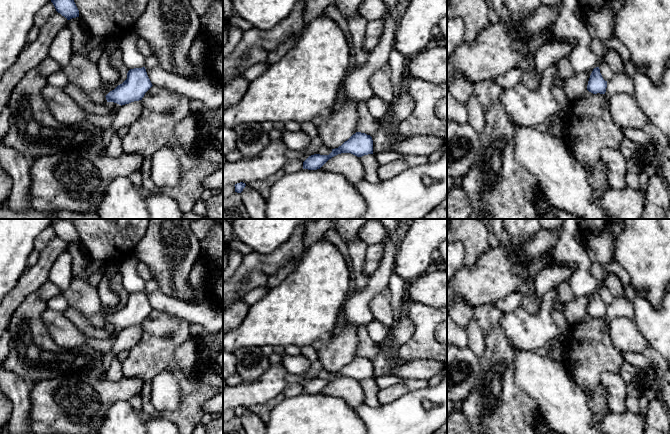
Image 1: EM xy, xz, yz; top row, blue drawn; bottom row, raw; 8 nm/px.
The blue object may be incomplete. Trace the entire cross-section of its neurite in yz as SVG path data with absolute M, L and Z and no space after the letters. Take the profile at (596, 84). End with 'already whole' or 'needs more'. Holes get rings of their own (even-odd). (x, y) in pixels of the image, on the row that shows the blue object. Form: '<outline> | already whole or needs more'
M599 67L594 68L588 81L587 90L593 94L605 94L606 88L607 81L603 79Z | already whole

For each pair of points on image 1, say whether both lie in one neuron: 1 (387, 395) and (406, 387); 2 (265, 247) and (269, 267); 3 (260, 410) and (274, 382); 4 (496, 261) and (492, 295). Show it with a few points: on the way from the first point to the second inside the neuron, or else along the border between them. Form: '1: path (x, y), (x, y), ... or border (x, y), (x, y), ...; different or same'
1: path (392, 393), (401, 389); same
2: border (286, 240), (268, 253), (253, 251); different
3: border (281, 392), (263, 403), (254, 404), (248, 408); different
4: path (493, 269), (492, 287); same

